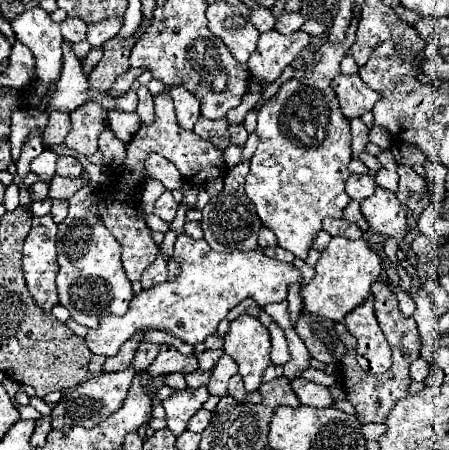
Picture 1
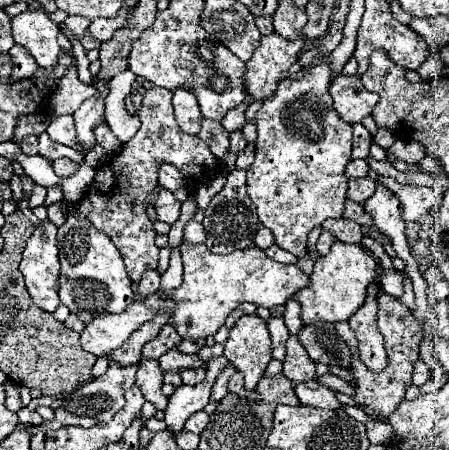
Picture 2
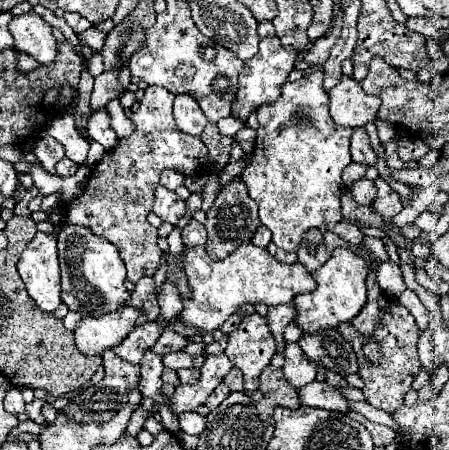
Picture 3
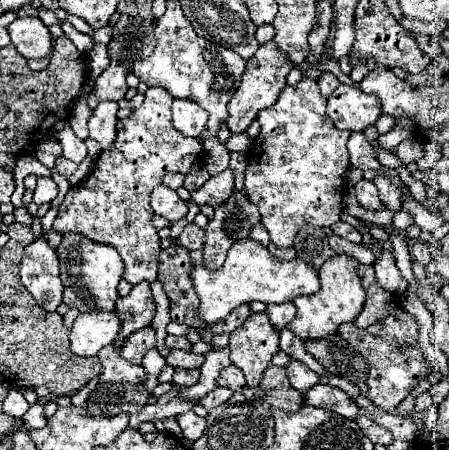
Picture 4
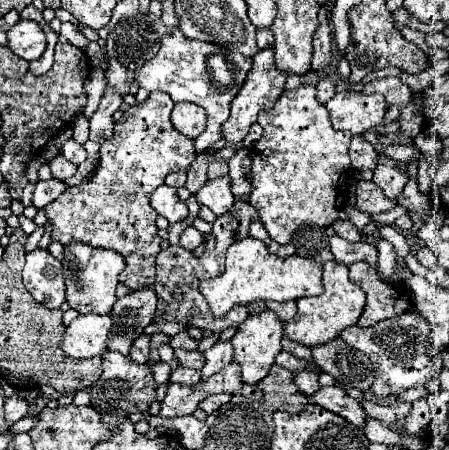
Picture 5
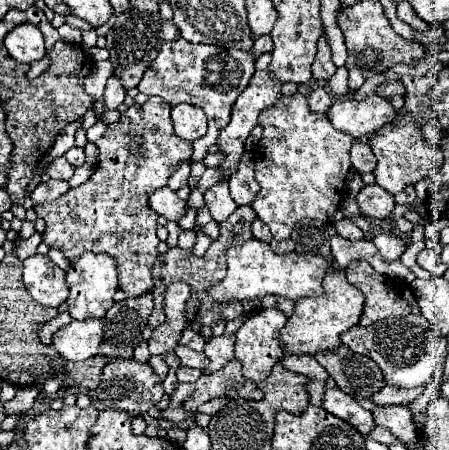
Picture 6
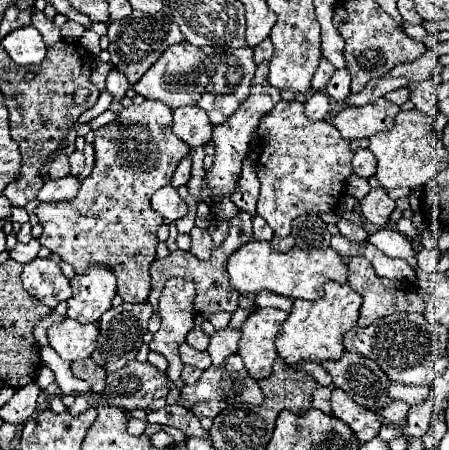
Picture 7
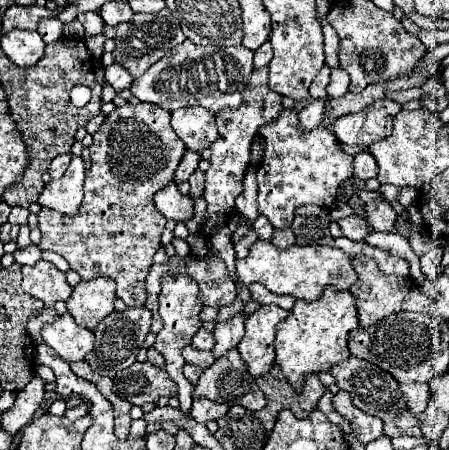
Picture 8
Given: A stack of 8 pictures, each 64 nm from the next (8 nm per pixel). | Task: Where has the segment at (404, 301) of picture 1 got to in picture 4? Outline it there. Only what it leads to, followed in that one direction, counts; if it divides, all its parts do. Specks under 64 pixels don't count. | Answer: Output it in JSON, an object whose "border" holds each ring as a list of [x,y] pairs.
{"border":[[[382,250],[382,256],[375,262],[374,270],[378,283],[385,290],[398,295],[406,291],[408,283],[398,270],[392,252]]]}

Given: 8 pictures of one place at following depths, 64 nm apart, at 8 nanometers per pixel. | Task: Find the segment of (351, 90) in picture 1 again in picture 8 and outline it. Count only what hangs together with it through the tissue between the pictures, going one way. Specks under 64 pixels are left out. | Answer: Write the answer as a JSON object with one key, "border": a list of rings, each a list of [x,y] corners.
{"border":[[[376,100],[368,108],[340,116],[332,124],[332,132],[342,144],[372,144],[380,138],[390,136],[394,116],[400,112],[400,104],[392,100]]]}

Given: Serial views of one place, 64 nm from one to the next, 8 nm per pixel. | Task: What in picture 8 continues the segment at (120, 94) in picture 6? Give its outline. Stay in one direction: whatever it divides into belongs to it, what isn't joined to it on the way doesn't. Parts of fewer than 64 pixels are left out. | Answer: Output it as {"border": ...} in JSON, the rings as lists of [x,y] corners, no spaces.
{"border":[[[112,64],[112,66],[106,66],[106,82],[108,82],[116,92],[122,92],[122,90],[130,88],[132,76],[130,76],[130,72],[128,72],[124,66]]]}

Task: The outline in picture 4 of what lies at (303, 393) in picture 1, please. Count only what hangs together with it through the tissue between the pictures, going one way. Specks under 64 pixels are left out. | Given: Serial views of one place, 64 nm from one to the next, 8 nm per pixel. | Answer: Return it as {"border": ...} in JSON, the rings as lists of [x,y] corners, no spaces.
{"border":[[[316,384],[308,392],[304,392],[304,402],[316,408],[324,408],[330,412],[336,412],[344,418],[356,418],[358,406],[348,398],[346,392],[340,388],[332,388],[328,384]]]}

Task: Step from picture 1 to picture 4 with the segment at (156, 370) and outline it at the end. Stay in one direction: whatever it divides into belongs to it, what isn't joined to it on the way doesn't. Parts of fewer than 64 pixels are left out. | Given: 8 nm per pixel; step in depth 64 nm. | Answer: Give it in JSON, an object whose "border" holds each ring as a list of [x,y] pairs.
{"border":[[[172,350],[166,356],[166,364],[172,368],[199,369],[204,362],[204,356],[184,352],[184,350]]]}

